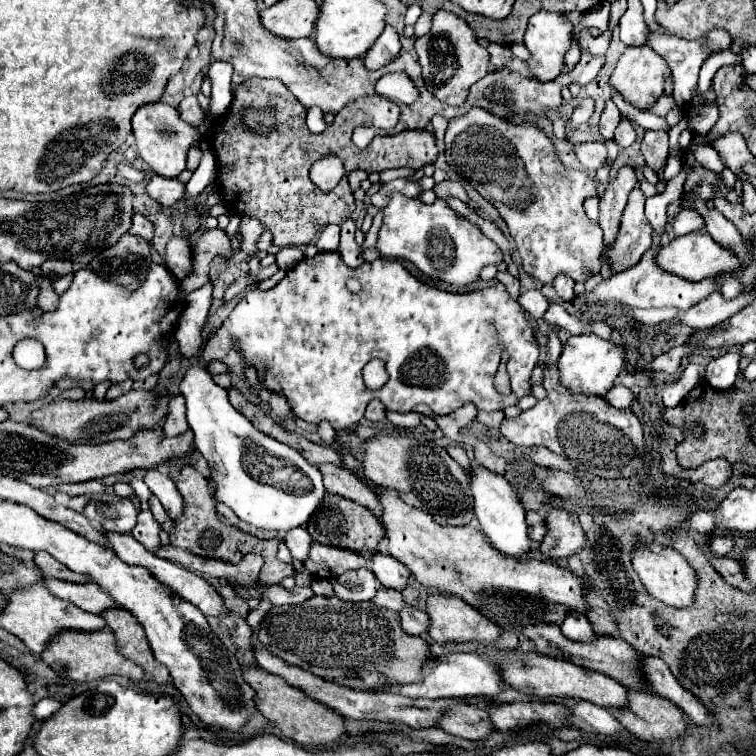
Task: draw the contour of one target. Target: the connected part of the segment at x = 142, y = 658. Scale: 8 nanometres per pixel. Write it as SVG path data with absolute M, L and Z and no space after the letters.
M111 608L111 610L103 612L103 618L107 620L107 626L113 630L117 644L119 644L119 652L125 658L139 664L159 684L163 684L171 678L167 668L163 668L163 664L159 664L155 660L155 656L147 644L143 626L131 616L131 612L127 612L123 608Z

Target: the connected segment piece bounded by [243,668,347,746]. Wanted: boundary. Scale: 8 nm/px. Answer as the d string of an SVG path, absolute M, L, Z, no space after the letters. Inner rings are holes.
M261 668L243 670L243 676L251 684L251 688L257 690L255 702L257 702L257 708L261 710L261 714L269 722L275 722L285 736L297 740L299 744L303 744L303 746L327 746L327 744L337 742L339 738L343 738L347 734L343 716L339 716L337 712L333 712L325 704L305 696L303 692L291 688L281 676L273 676Z

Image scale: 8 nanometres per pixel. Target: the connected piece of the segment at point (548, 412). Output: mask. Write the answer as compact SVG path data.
M549 332L547 338L547 360L543 368L543 388L547 398L539 400L533 408L521 412L517 418L505 418L501 422L501 434L517 444L517 446L547 446L553 454L567 458L567 442L569 442L569 458L567 462L575 470L583 470L585 476L593 478L631 478L635 476L647 460L645 436L639 418L633 412L617 410L605 402L601 396L585 396L573 394L559 384L557 376L557 358L561 354L561 342L557 332Z

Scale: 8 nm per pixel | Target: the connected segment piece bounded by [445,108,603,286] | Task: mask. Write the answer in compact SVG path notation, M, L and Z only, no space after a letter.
M473 108L463 116L455 116L449 120L445 132L445 158L453 170L469 180L469 184L489 200L507 222L513 240L517 242L517 250L523 258L523 268L533 278L543 284L553 286L555 276L565 274L575 282L589 279L587 270L599 272L599 258L603 250L603 232L599 224L593 224L585 212L583 202L591 196L597 196L597 184L585 174L577 170L567 170L555 156L555 148L551 140L533 124L511 124L505 118L493 116L481 108Z

